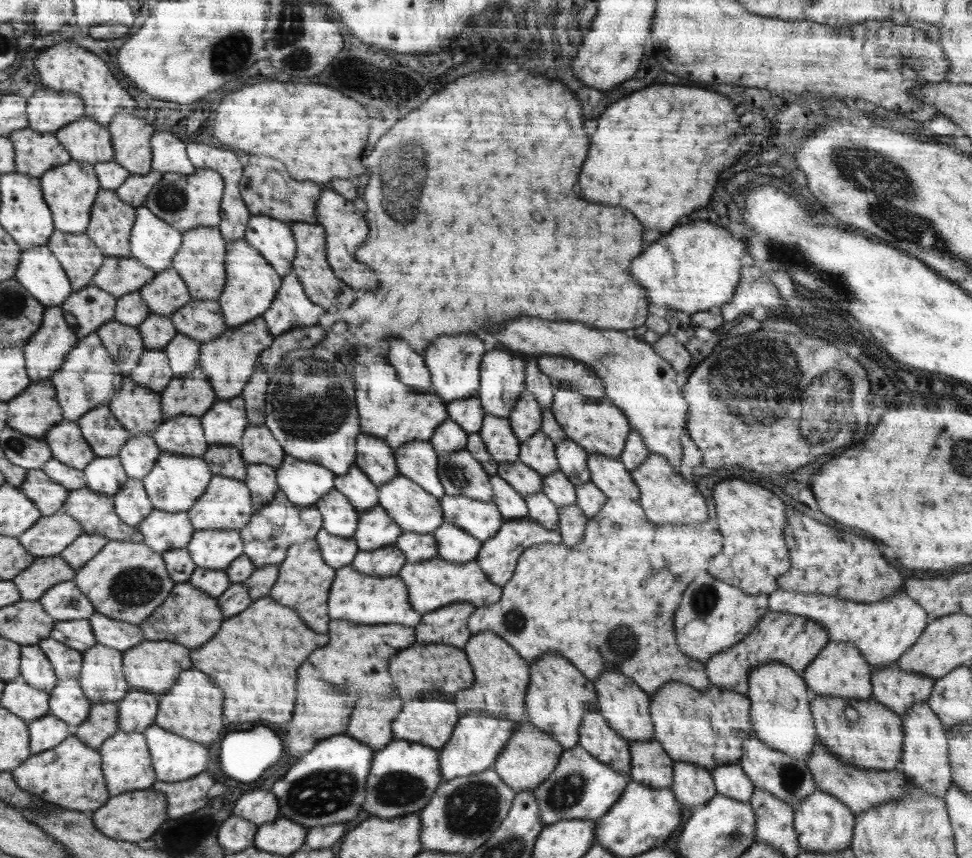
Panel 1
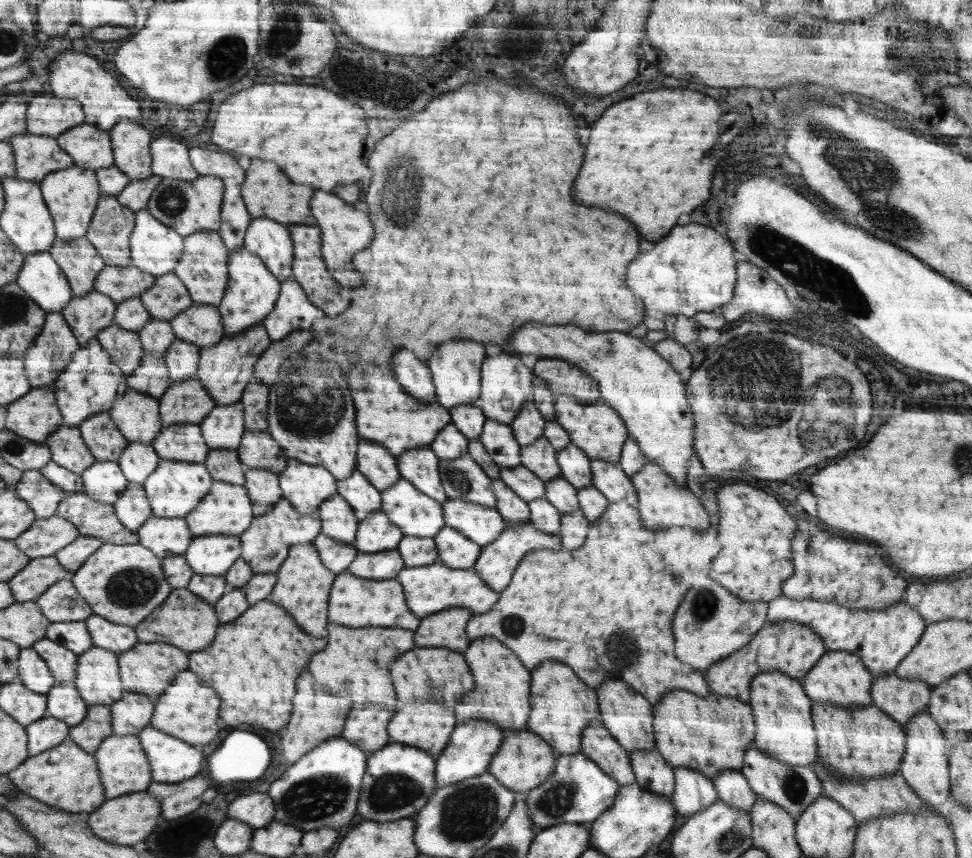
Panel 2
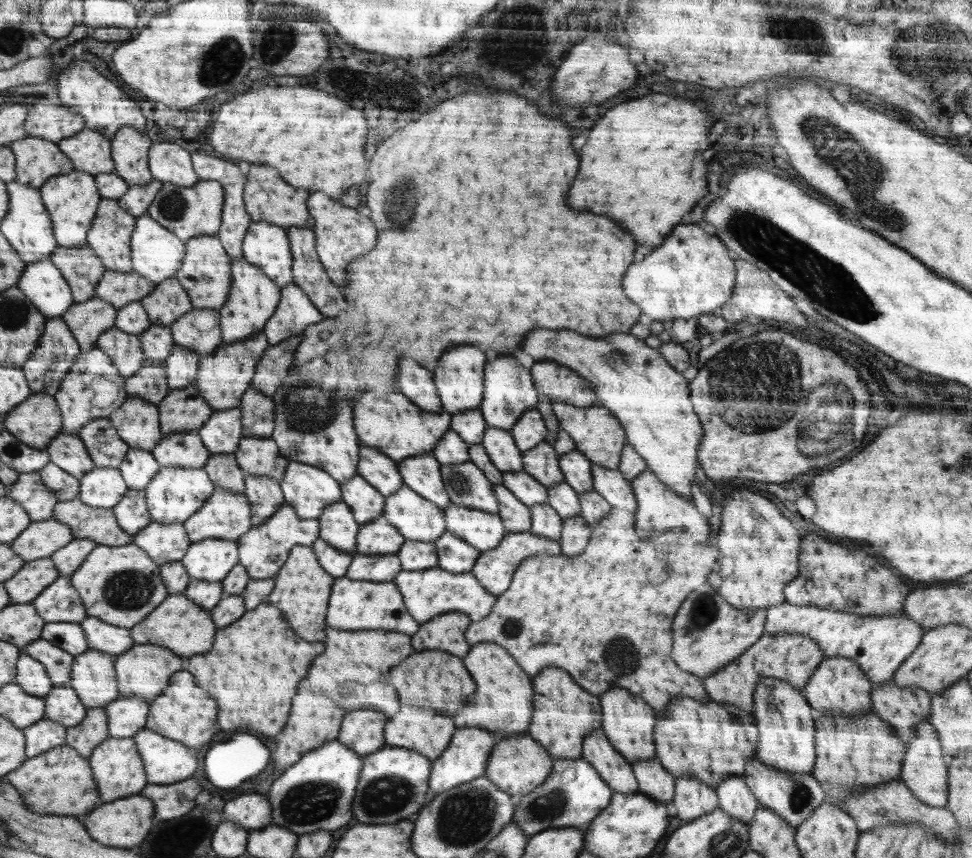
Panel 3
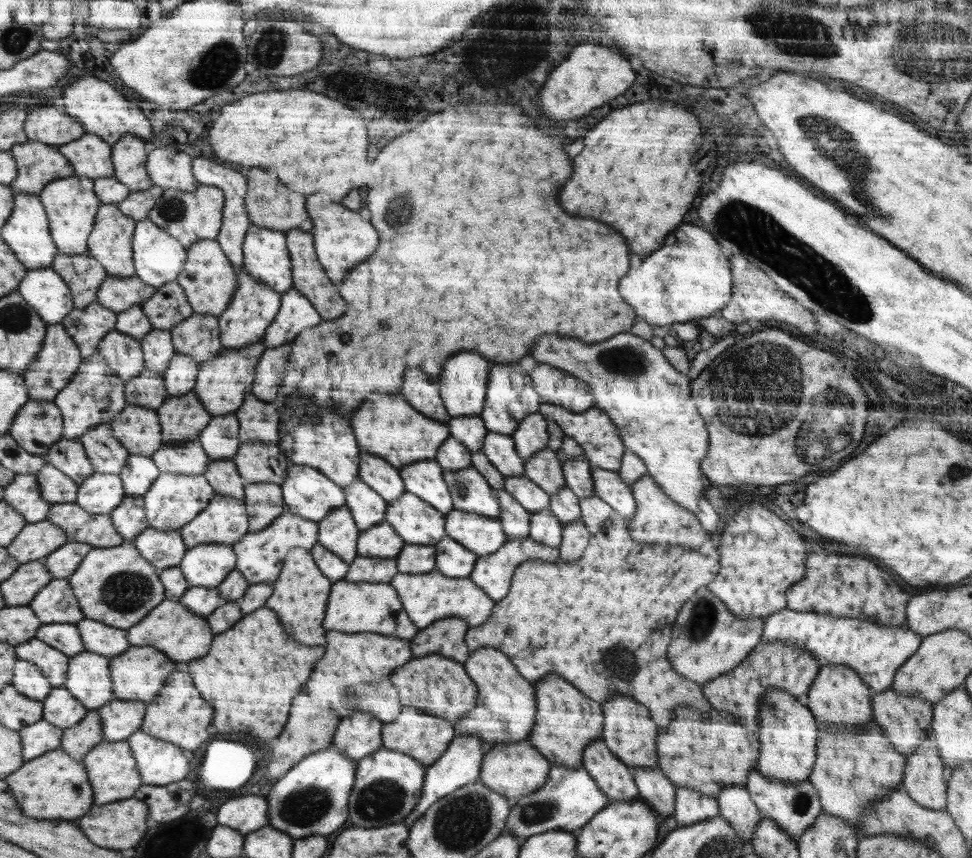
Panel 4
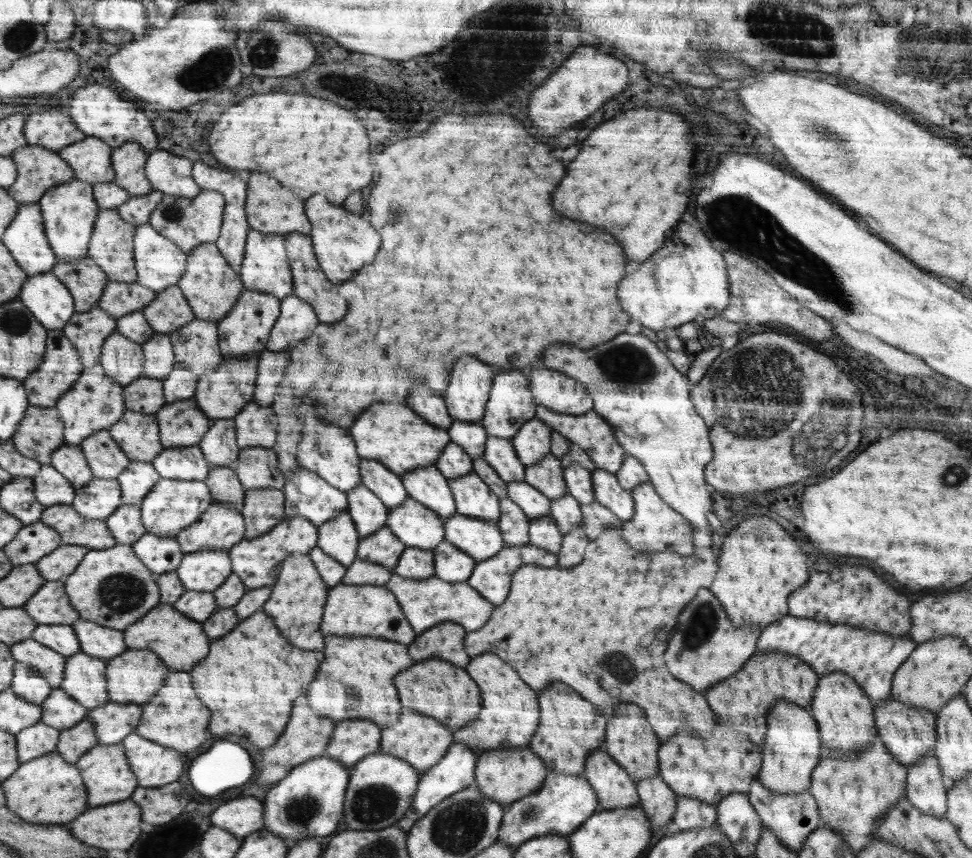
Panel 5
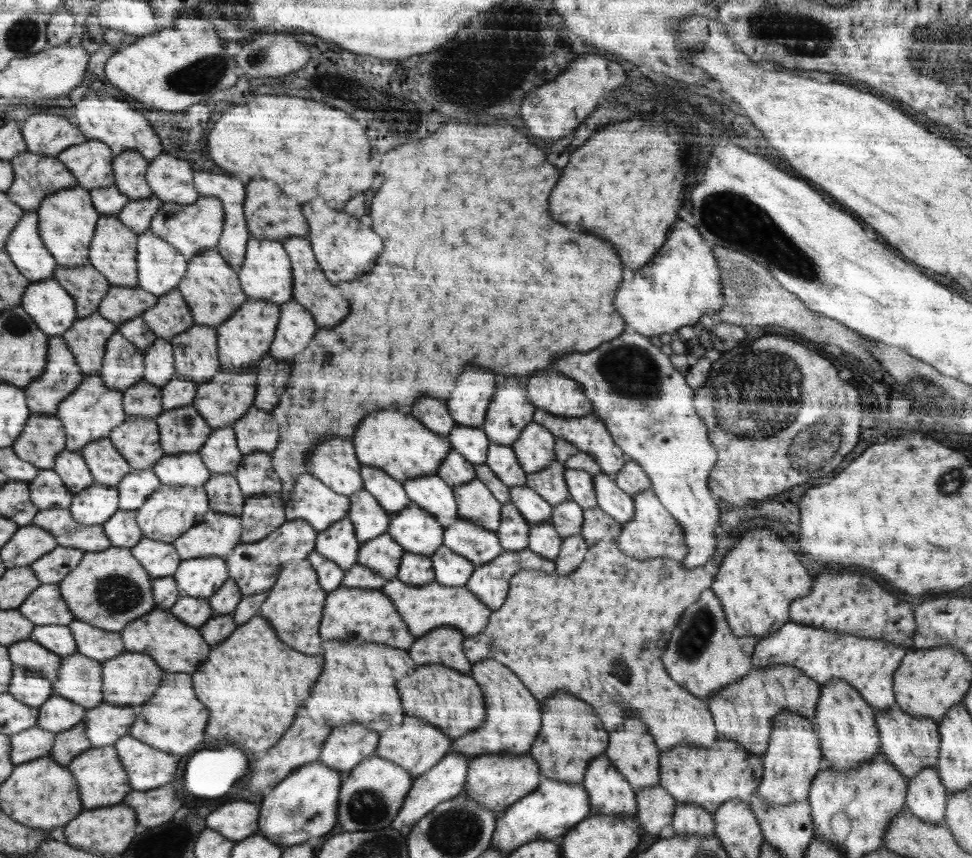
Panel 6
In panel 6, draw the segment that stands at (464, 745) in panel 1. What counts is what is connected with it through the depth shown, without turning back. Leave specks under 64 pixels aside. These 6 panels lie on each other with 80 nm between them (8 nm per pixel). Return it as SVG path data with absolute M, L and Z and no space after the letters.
M452 751L448 752L448 758L443 758L440 761L440 766L436 766L436 770L432 770L432 774L423 774L420 777L414 778L413 789L405 798L402 810L396 815L396 819L391 822L391 827L400 830L402 834L410 834L414 825L422 821L432 810L435 810L436 805L441 802L458 797L465 788L469 772L468 757L462 753Z

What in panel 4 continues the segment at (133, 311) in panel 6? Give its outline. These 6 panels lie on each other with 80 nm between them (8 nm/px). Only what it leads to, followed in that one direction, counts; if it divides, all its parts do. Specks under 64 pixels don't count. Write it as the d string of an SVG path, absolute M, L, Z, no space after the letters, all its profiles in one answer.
M107 275L97 290L96 298L102 306L119 313L131 306L142 305L155 293L155 289L138 277Z

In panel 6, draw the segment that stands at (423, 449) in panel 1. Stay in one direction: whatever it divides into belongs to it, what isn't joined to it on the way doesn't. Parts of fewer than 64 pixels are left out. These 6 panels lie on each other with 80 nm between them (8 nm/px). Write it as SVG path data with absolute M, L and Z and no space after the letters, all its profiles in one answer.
M420 476L403 483L411 502L433 514L444 528L458 520L455 491L440 476Z

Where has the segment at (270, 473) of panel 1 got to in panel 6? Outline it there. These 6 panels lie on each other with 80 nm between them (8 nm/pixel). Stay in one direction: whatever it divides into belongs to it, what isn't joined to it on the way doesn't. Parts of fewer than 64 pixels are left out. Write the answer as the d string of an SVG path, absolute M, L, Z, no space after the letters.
M280 492L247 498L239 517L242 525L240 537L242 544L266 538L287 521L285 504L280 500Z

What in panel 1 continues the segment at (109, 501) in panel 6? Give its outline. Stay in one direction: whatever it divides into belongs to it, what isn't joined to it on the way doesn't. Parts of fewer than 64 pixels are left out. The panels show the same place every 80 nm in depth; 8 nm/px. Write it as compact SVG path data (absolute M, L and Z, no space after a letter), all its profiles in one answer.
M95 456L94 460L83 468L83 471L90 490L104 493L106 498L113 500L116 491L122 488L128 477L119 456Z

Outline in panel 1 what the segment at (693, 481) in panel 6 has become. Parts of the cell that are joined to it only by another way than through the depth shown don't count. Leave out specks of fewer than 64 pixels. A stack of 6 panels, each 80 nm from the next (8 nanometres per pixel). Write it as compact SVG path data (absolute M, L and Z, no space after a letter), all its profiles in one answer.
M518 318L504 328L490 328L490 334L508 349L526 356L562 355L587 364L605 384L605 398L612 401L629 420L631 430L640 433L650 453L666 457L680 474L683 457L681 436L686 431L688 405L683 388L676 384L677 372L651 347L631 333L596 330L580 322L548 322L542 318Z

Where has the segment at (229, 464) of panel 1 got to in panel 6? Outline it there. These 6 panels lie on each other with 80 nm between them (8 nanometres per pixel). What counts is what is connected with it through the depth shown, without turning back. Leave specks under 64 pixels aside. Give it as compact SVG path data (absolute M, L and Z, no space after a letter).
M234 474L211 475L203 486L208 498L209 510L239 516L245 503L238 481Z

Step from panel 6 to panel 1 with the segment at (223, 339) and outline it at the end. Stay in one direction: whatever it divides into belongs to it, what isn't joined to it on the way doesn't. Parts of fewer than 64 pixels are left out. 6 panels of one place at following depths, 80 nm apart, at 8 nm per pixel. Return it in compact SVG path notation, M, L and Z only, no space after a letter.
M245 238L227 242L225 258L226 286L218 301L227 328L235 329L263 316L282 286L282 277Z

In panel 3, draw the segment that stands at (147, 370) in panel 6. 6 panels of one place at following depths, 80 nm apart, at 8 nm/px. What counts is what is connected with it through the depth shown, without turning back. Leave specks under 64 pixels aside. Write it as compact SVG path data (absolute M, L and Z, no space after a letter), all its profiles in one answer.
M151 324L138 336L146 364L158 363L164 366L166 358L175 345L169 326Z

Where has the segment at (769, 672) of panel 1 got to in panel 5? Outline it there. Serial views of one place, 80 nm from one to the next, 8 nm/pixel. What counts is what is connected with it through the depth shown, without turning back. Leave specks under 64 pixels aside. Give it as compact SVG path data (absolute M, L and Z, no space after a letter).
M776 702L776 706L765 717L767 729L761 748L761 769L758 774L761 785L781 795L798 794L808 789L812 771L819 763L823 750L819 726L809 710L794 706L792 702Z

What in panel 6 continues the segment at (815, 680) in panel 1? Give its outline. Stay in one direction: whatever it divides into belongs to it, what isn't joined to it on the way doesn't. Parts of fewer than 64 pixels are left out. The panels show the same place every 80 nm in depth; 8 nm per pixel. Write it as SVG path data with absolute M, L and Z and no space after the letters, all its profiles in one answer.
M831 679L820 688L814 725L824 756L824 765L836 770L853 769L880 753L880 734L875 721L877 712L872 706L864 702L857 690L844 680Z

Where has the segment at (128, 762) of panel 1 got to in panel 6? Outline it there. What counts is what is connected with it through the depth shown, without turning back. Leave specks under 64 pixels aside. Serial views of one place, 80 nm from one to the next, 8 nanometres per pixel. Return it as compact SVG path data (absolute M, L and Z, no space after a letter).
M114 745L90 748L81 752L67 767L75 778L80 778L80 790L84 790L84 806L88 806L88 810L118 804L132 790L132 785L128 782L129 774L126 774L127 771Z

